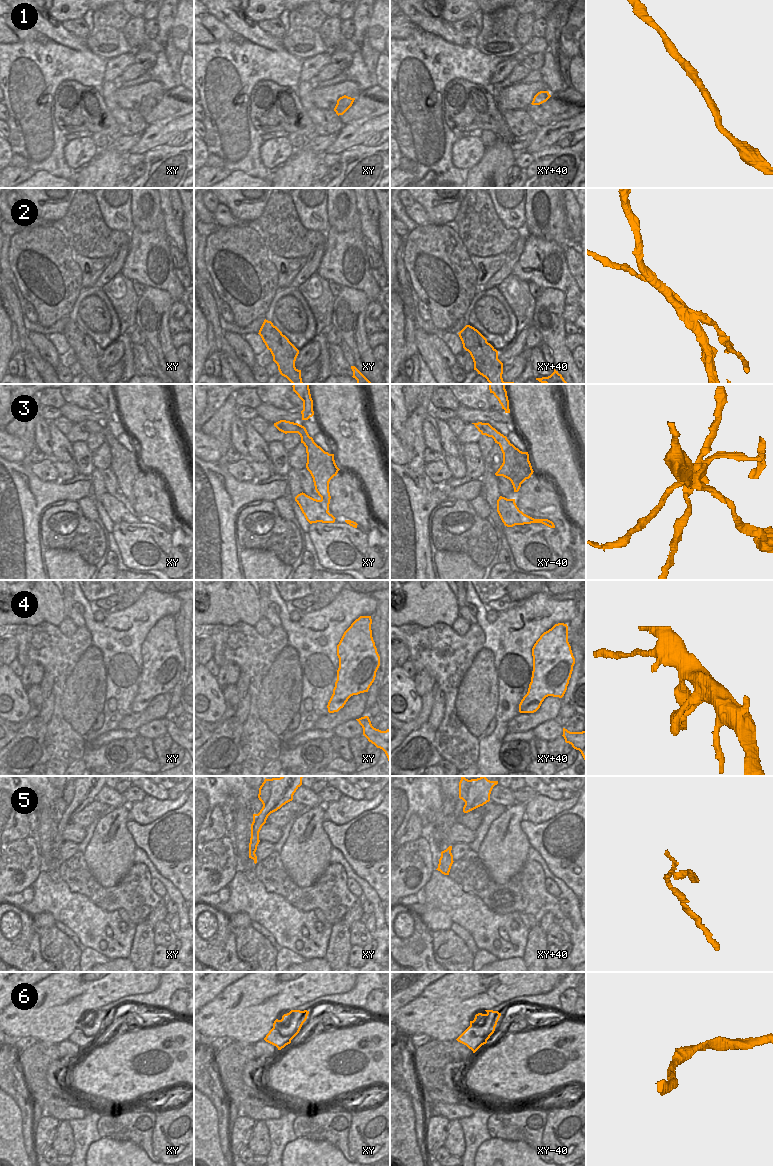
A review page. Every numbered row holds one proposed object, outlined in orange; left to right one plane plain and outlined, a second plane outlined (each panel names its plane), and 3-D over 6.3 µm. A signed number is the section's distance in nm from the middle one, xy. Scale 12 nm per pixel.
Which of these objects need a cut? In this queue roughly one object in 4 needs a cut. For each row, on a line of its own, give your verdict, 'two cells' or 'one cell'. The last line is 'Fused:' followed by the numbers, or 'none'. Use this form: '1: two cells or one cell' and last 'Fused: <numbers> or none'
1: one cell
2: two cells
3: two cells
4: one cell
5: one cell
6: one cell
Fused: 2, 3

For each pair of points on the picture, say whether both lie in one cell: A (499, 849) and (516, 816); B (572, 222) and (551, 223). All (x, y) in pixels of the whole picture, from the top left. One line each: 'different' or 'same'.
A: same
B: different

